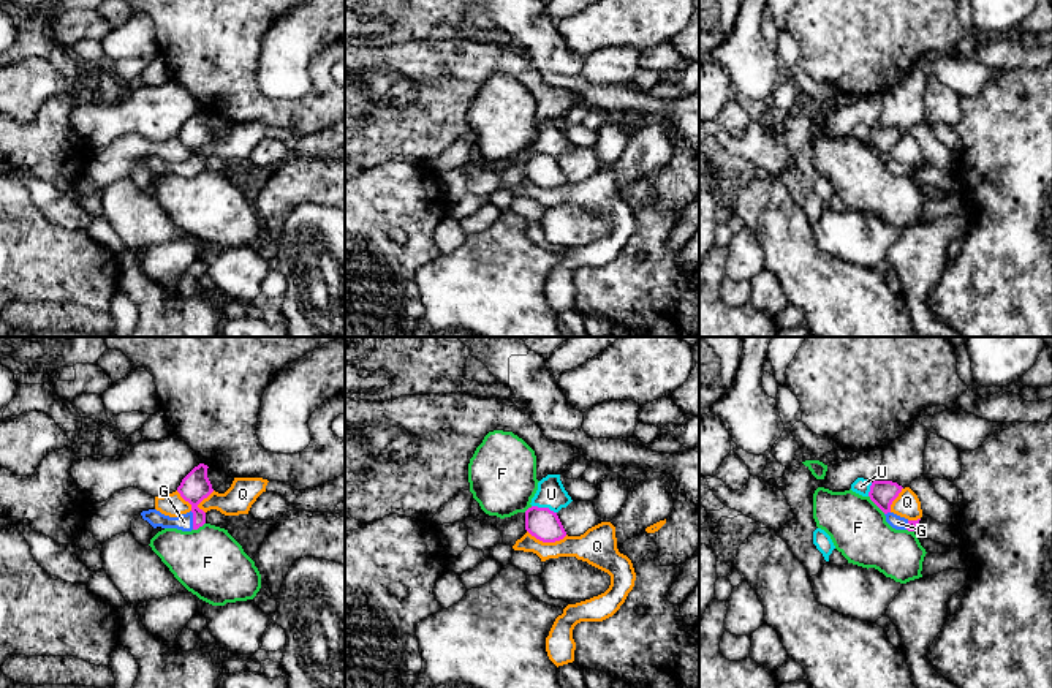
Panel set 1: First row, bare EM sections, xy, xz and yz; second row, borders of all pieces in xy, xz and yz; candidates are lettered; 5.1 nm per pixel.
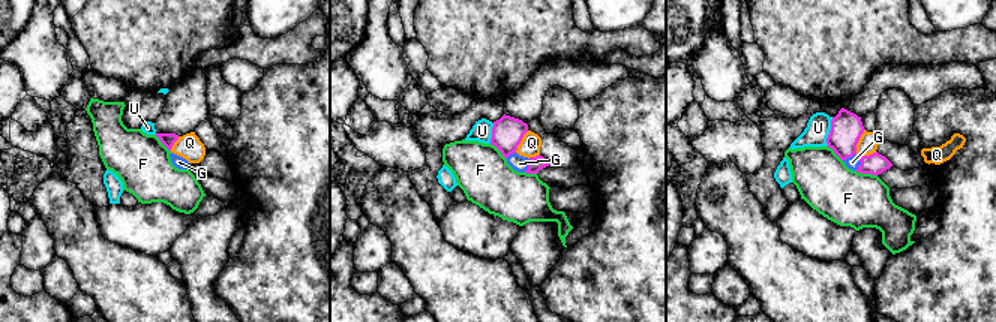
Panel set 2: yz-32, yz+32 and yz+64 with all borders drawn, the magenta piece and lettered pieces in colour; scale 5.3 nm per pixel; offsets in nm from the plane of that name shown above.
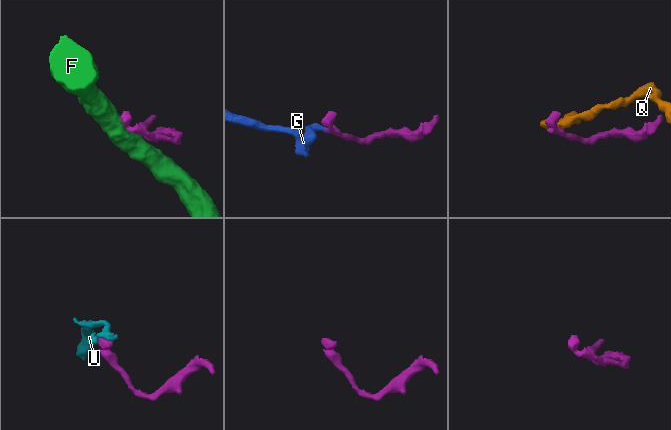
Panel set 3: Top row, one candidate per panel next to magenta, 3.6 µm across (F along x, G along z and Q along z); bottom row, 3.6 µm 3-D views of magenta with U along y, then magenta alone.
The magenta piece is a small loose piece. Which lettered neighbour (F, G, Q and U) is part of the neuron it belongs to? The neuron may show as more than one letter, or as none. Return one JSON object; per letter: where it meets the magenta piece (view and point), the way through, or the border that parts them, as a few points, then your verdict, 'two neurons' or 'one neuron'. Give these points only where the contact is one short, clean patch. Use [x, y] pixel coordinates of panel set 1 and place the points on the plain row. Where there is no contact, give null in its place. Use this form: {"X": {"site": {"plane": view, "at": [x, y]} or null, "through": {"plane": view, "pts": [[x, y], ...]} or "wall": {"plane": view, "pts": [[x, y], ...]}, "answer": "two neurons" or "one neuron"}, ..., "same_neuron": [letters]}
{"F": {"site": {"plane": "yz", "at": [877, 151]}, "answer": "two neurons"}, "G": {"site": {"plane": "xy", "at": [193, 166]}, "through": {"plane": "xy", "pts": [[195, 132], [193, 166], [184, 168]]}, "answer": "one neuron"}, "Q": {"site": {"plane": "xz", "at": [548, 187]}, "wall": {"plane": "xz", "pts": [[527, 176], [543, 187], [559, 187], [567, 181]]}, "answer": "two neurons"}, "U": {"site": {"plane": "xz", "at": [544, 154]}, "wall": {"plane": "xz", "pts": [[532, 151], [549, 154], [556, 158]]}, "answer": "two neurons"}, "same_neuron": ["G"]}

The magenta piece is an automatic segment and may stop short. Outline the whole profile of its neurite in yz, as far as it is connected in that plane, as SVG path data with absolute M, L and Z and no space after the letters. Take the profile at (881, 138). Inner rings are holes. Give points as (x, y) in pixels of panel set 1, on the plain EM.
M873 127L870 131L868 142L884 158L886 168L892 174L914 177L921 164L908 166L891 157L891 150L899 142L902 134L902 131L892 127Z

